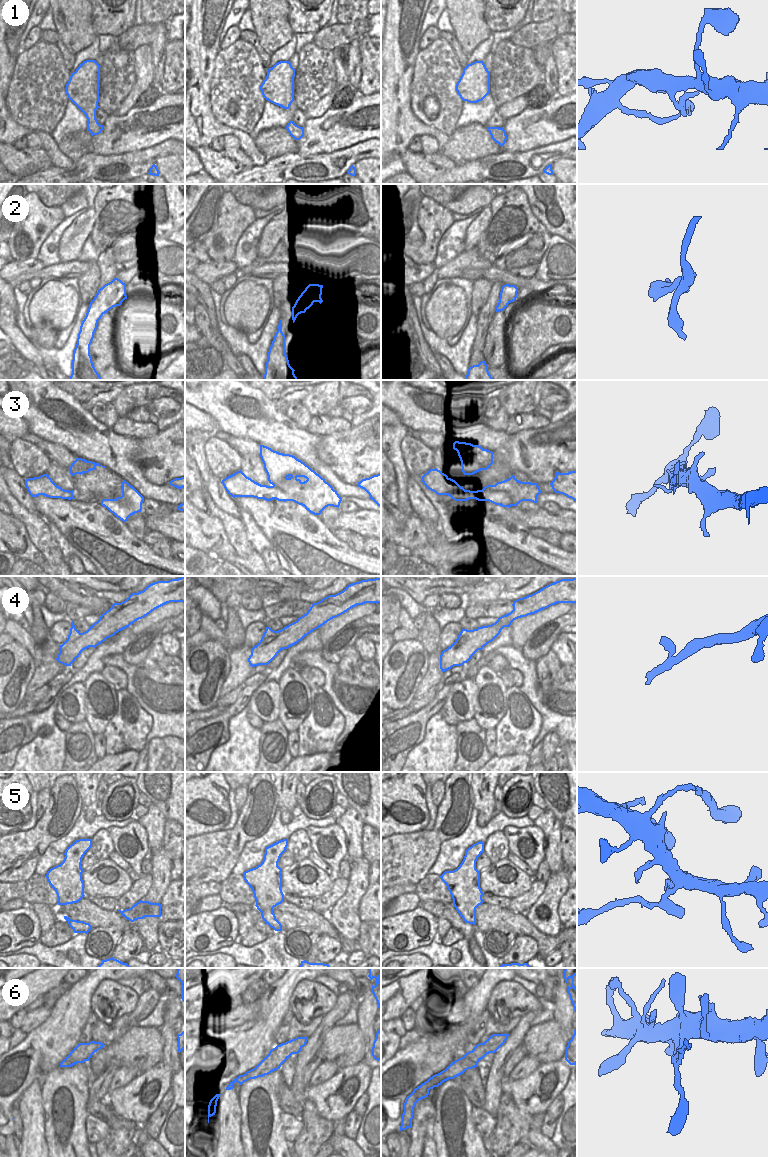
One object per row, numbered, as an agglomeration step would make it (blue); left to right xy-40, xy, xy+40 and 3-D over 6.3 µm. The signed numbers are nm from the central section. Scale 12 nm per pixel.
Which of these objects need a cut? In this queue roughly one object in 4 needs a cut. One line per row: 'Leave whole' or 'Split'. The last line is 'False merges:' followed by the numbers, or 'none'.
1: Leave whole
2: Split
3: Leave whole
4: Leave whole
5: Split
6: Split
False merges: 2, 5, 6.

